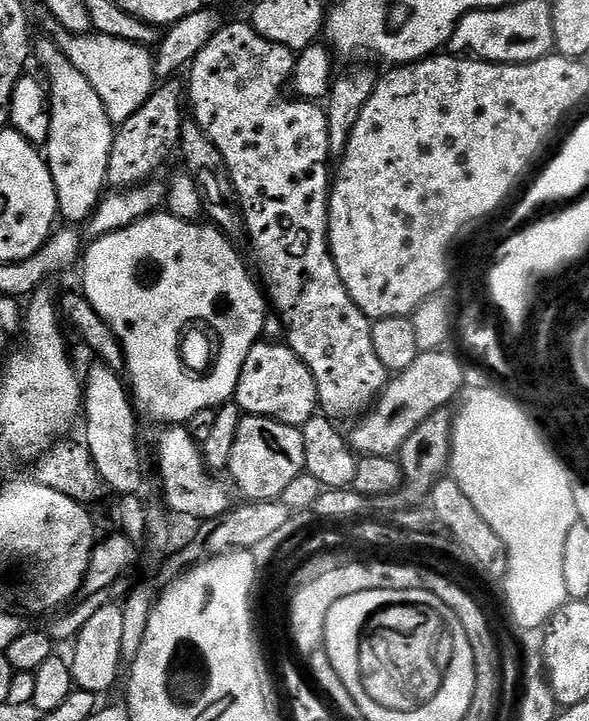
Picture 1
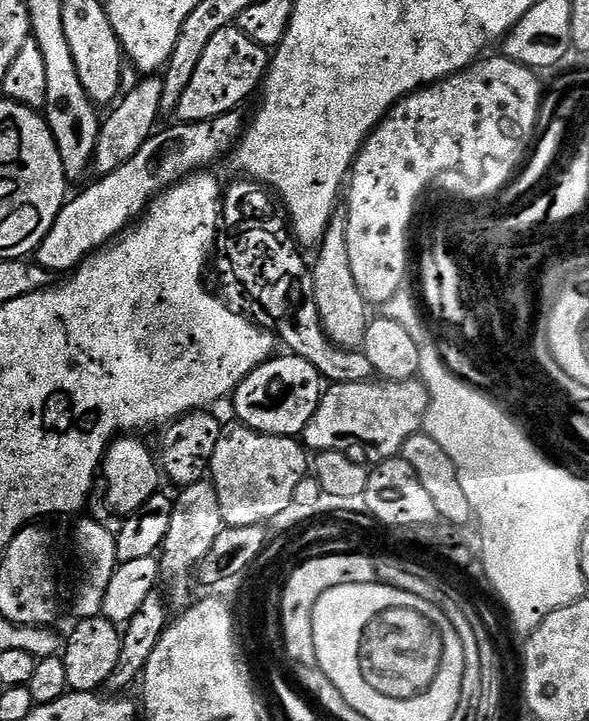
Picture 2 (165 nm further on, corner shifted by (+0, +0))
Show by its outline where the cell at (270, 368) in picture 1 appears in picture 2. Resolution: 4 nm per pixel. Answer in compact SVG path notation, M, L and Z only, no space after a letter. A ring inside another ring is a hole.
M291 354L273 355L272 359L260 364L252 371L251 374L236 387L236 391L230 397L230 405L236 411L235 419L239 423L245 424L247 428L254 429L255 432L262 434L270 434L271 436L291 436L299 437L306 430L306 426L310 422L310 418L314 418L314 414L320 405L320 397L322 395L322 377L320 371L314 366L310 366L310 362L306 362L306 358L301 356L293 356Z

